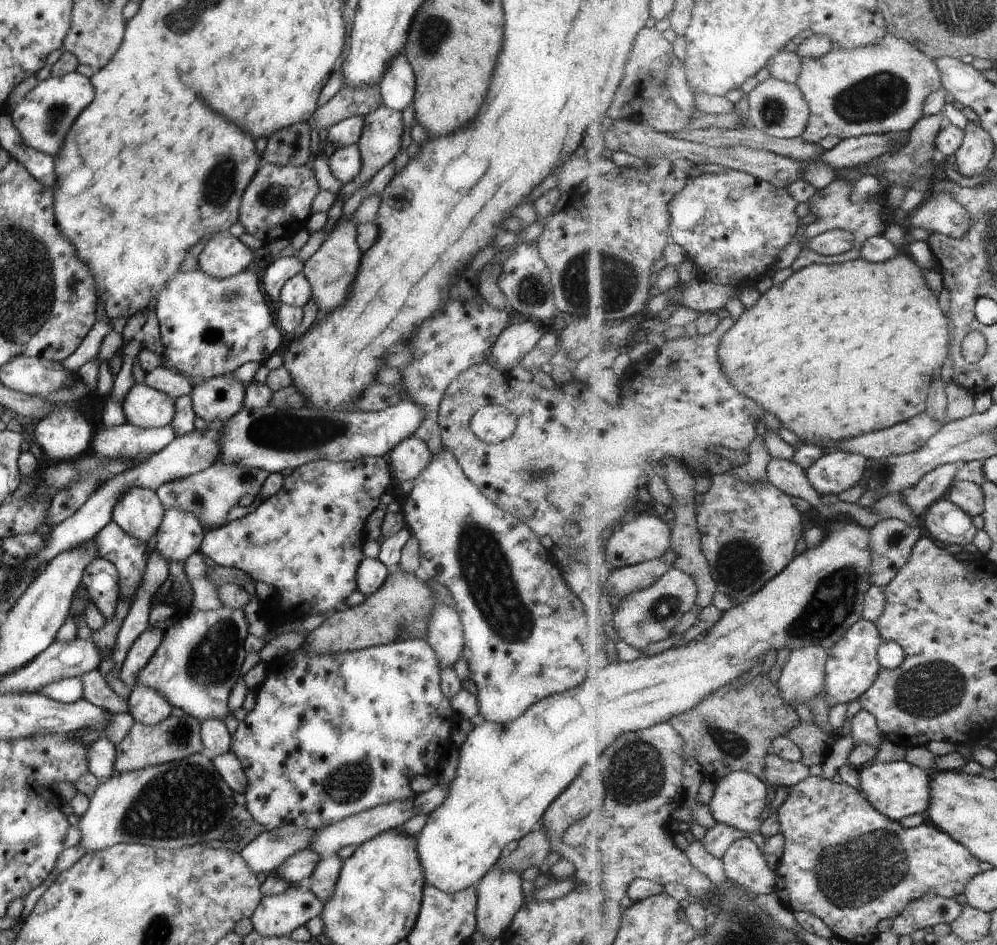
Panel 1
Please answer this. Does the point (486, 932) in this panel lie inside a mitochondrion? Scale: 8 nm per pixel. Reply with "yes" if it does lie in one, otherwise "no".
no

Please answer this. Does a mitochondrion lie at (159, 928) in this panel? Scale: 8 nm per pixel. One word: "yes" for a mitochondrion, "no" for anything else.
yes

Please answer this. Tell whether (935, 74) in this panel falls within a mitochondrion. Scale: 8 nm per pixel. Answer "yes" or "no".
no

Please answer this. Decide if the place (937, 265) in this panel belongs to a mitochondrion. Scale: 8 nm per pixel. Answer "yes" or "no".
no

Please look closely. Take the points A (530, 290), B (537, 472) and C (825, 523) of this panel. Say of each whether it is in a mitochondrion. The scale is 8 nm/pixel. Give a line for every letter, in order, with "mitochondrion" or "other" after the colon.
A: mitochondrion
B: mitochondrion
C: other

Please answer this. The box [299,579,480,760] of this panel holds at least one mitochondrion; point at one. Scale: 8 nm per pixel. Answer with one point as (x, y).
(405, 624)

